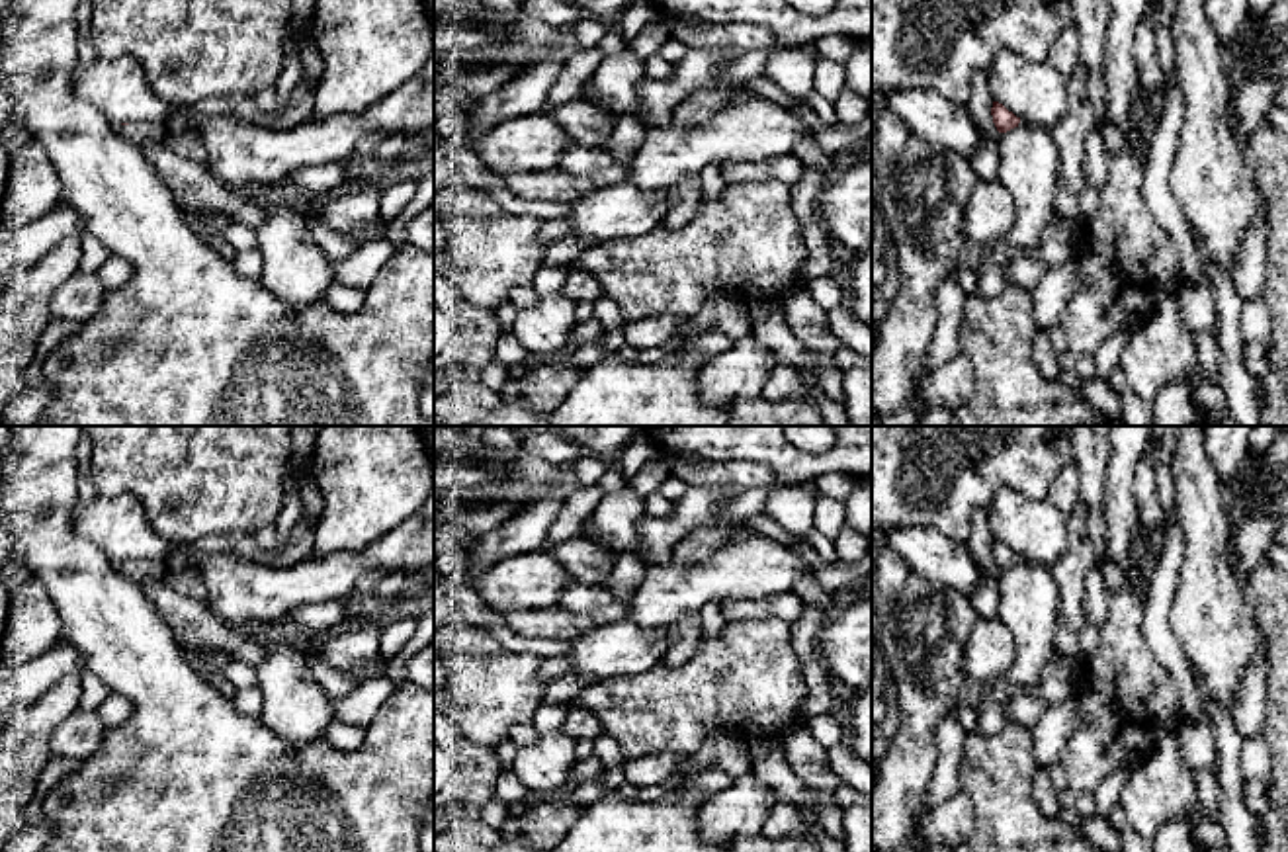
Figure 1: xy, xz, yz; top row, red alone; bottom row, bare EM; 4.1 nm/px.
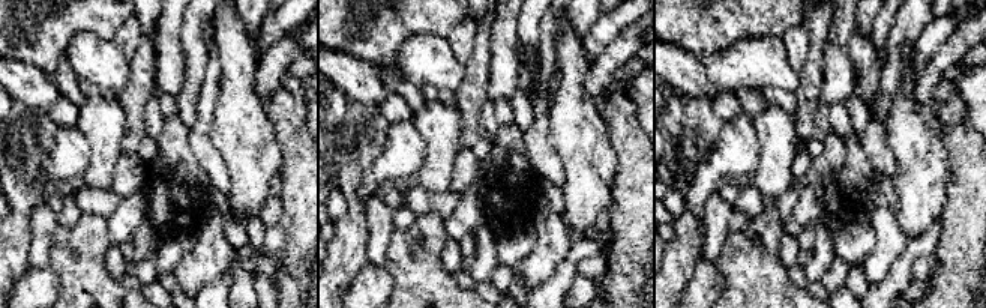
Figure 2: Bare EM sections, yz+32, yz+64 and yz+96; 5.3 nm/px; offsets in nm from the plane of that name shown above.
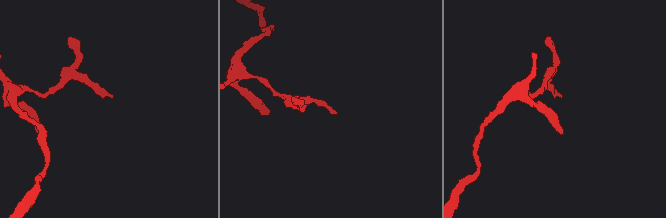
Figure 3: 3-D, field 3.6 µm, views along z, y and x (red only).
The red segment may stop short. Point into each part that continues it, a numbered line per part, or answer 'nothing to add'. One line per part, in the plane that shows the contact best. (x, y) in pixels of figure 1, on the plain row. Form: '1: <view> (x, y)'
1: xy (137, 571)

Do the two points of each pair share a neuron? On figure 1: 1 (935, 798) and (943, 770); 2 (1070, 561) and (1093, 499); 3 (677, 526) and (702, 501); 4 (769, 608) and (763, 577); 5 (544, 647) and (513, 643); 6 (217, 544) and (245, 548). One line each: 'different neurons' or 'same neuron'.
1: same neuron
2: different neurons
3: same neuron
4: different neurons
5: same neuron
6: same neuron

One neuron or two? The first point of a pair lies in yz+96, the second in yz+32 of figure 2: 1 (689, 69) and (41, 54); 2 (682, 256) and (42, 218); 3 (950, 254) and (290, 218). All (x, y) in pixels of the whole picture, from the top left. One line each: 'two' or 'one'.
1: two
2: two
3: one

